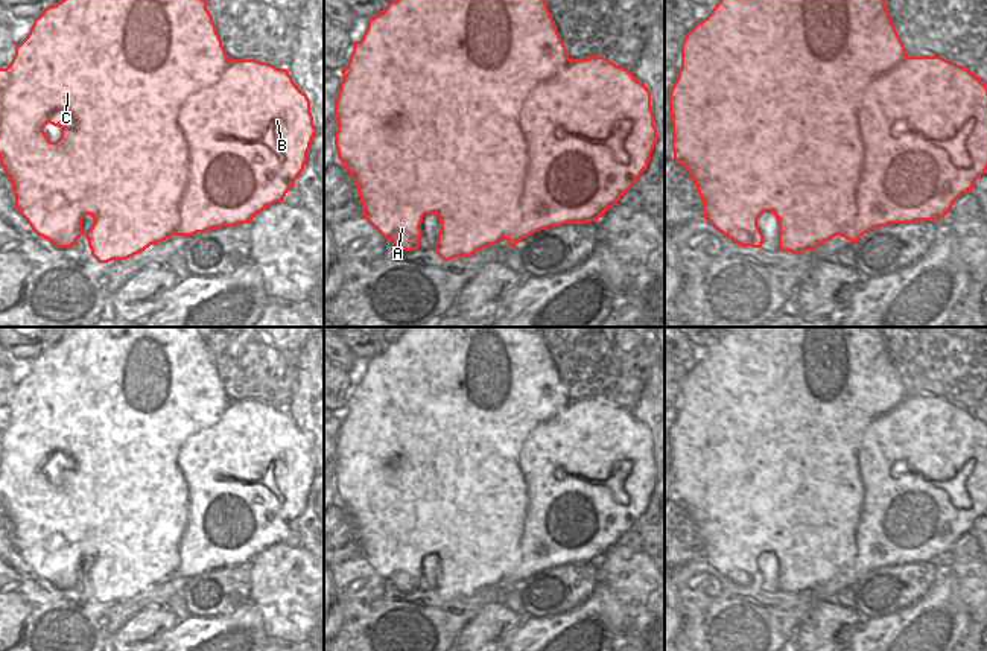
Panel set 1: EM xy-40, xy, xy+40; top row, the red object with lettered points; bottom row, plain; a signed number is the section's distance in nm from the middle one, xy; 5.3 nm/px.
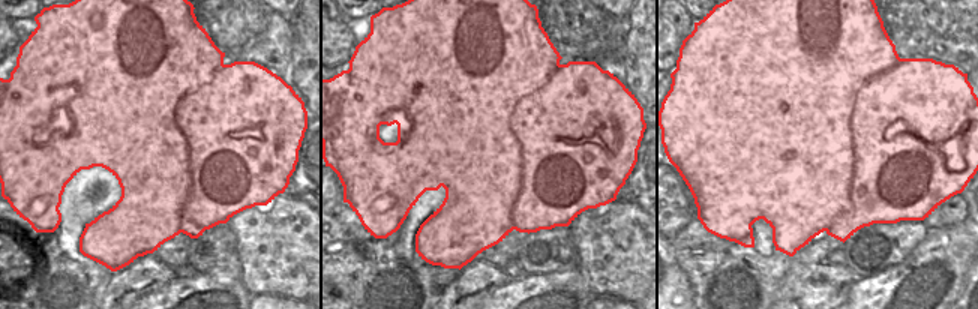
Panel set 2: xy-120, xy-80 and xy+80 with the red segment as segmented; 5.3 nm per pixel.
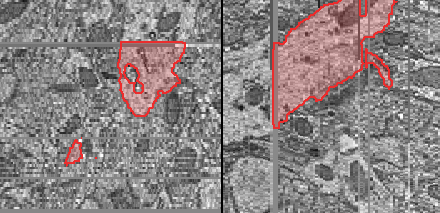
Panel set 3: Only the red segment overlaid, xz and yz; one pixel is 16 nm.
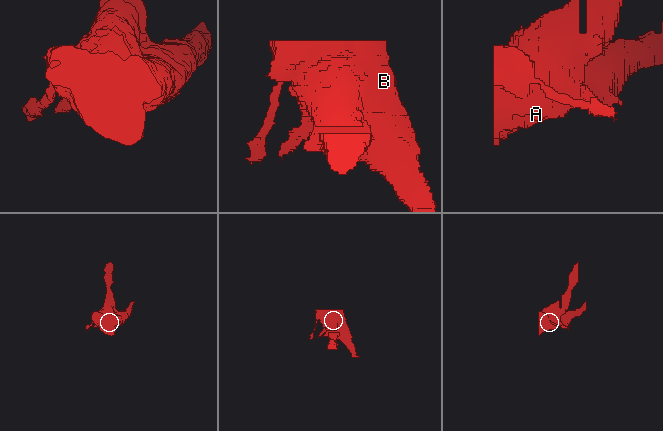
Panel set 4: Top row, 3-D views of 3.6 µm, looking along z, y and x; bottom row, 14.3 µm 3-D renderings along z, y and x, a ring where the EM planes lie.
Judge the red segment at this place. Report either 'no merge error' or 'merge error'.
merge error

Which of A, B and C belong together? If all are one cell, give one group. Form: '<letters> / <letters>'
A C / B

